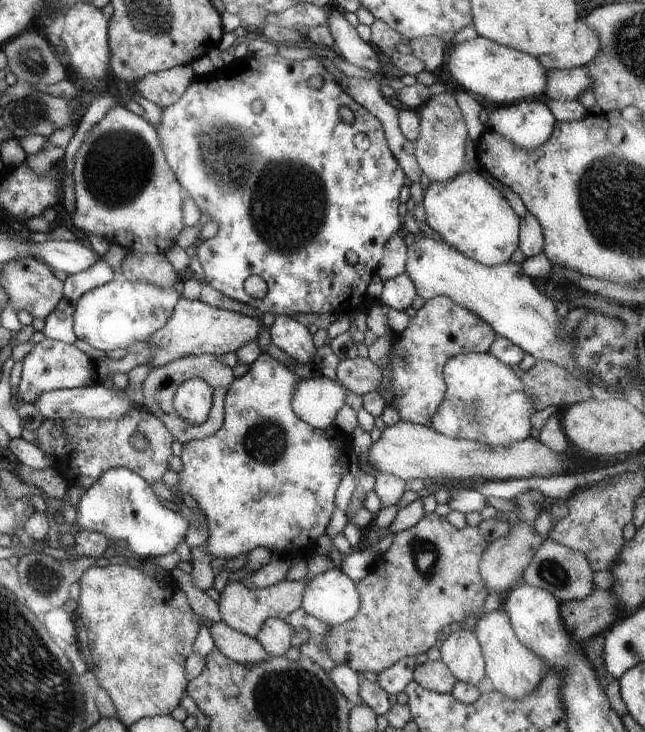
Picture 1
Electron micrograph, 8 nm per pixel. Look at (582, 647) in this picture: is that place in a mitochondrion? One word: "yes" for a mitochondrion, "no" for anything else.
no

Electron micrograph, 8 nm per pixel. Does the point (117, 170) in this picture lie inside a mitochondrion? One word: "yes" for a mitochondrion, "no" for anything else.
yes

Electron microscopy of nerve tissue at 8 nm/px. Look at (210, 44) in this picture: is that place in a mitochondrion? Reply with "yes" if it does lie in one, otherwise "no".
no

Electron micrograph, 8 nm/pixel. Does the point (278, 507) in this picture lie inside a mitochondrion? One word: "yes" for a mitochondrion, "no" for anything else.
no

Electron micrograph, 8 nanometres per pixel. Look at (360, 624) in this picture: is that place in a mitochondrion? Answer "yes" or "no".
no

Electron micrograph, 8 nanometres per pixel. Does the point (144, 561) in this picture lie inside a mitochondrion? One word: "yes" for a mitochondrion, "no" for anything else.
no

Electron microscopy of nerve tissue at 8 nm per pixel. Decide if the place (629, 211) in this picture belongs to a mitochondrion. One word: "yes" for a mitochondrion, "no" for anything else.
yes

